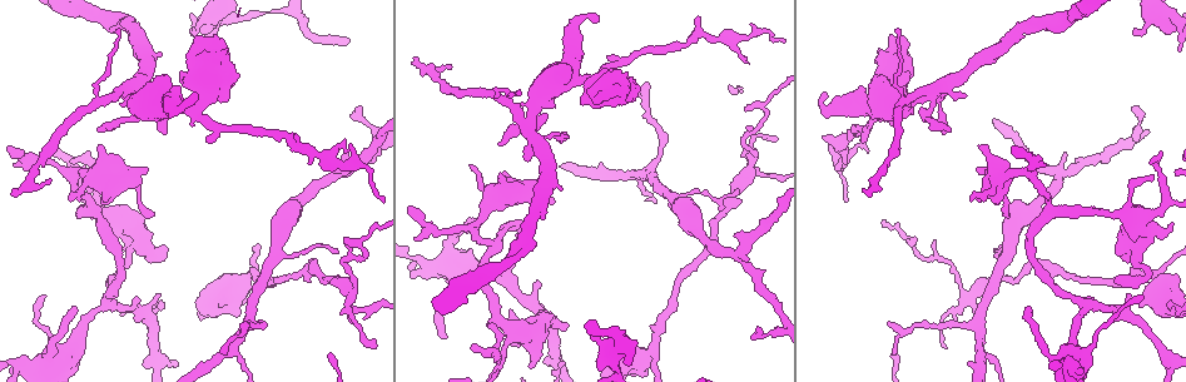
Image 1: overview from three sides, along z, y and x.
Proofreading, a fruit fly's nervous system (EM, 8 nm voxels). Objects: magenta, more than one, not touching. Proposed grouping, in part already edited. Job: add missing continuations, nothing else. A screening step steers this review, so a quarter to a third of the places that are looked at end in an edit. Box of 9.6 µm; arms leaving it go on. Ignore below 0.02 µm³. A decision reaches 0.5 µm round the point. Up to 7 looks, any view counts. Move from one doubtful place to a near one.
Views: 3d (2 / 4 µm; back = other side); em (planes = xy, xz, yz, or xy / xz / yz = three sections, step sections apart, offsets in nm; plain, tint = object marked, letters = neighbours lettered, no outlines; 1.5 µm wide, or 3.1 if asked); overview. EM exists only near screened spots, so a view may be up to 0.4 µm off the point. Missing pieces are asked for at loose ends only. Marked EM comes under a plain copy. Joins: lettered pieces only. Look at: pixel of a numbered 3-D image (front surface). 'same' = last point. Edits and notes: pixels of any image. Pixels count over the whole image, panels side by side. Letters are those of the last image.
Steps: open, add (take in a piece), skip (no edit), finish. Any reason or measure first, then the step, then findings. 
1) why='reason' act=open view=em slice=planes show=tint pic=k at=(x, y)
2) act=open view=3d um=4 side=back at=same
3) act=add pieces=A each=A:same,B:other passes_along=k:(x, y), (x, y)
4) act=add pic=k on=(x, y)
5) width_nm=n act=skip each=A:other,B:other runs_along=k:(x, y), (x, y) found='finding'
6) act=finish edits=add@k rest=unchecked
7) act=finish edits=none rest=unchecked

act=open view=em slice=planes show=letters pic=1 at=(1126, 293)

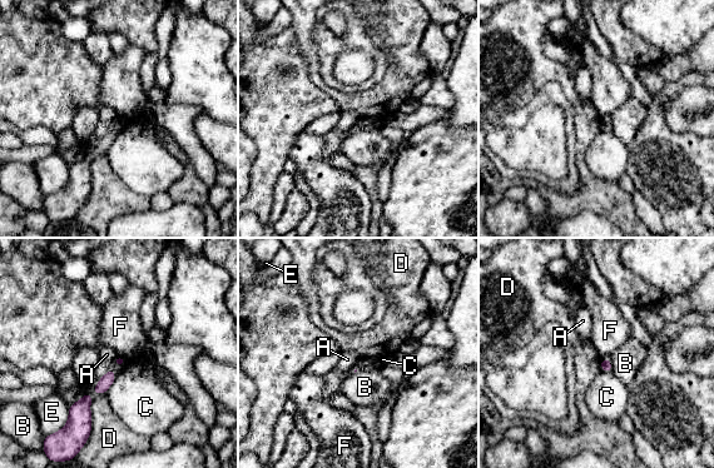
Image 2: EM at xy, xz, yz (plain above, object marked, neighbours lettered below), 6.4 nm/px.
act=skip each=A:other,B:other,C:other,D:other,E:other,F:other found='none of them fits'

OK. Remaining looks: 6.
why='long arm stops here' act=open view=em slice=planes show=tint pic=1 at=(1133, 106)

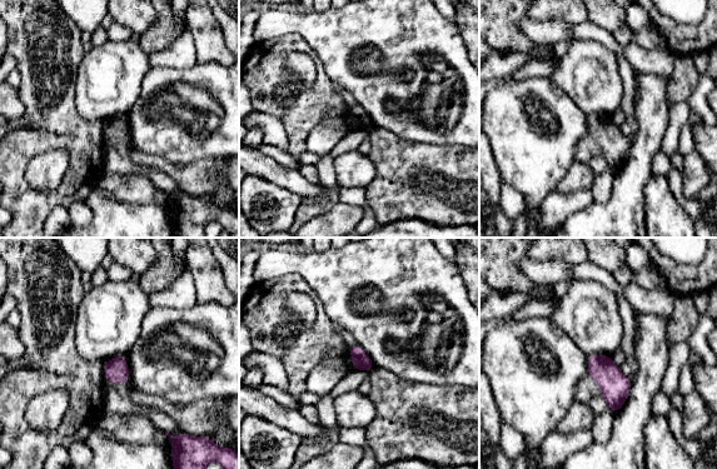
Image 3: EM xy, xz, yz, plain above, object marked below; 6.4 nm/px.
why='what lies round it' act=open view=em slice=planes show=letters at=same

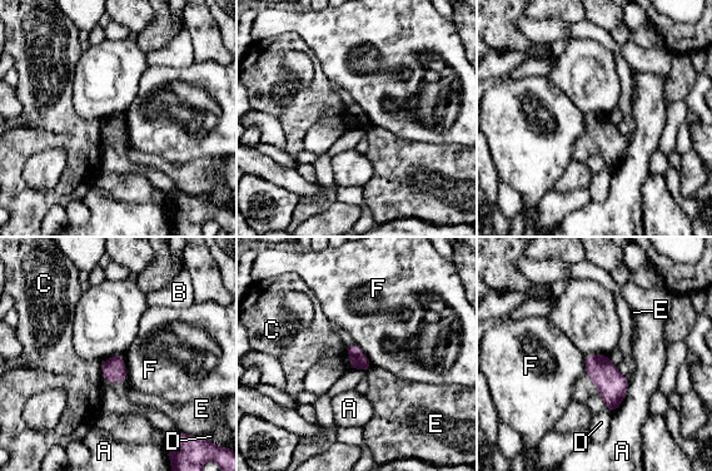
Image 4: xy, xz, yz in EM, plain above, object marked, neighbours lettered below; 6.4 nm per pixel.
act=skip each=A:other,B:other,C:other,D:other,E:other,F:other border=4:(122, 355), (127, 381) found='none of them fits'

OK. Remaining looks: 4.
why='free end' act=open view=em slice=planes show=letters pic=1 at=(946, 346)

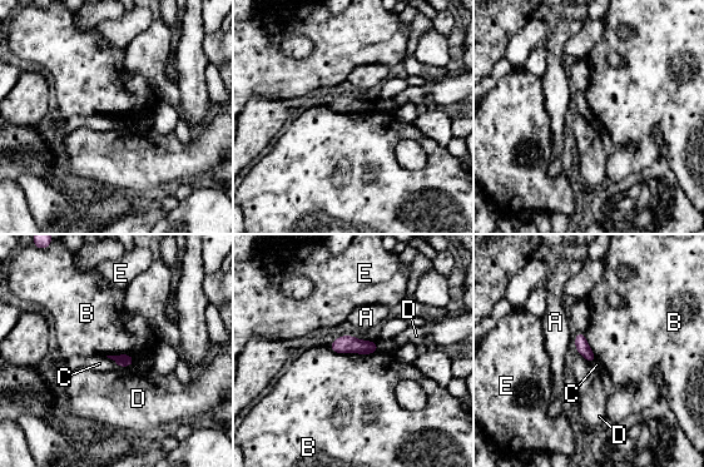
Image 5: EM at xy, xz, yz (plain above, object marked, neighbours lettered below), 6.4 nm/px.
act=skip each=A:other,B:other,C:other,D:other,E:other border=5:(327, 347), (361, 353), (380, 349) found='none of them fits'

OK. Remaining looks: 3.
act=finish edits=none rest=unchecked

